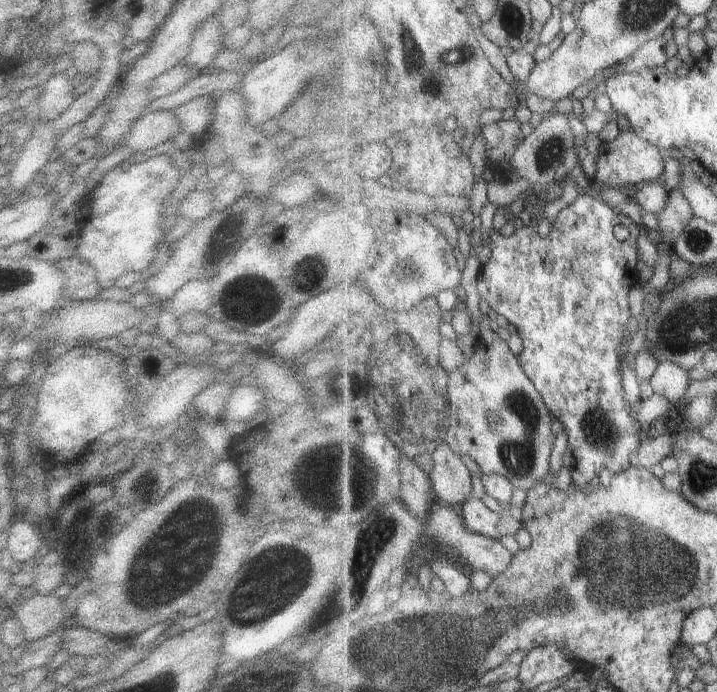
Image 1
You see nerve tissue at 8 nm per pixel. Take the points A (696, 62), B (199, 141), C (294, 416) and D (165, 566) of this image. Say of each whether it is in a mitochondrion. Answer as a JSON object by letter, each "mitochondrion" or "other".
{"A":"other","B":"other","C":"other","D":"mitochondrion"}

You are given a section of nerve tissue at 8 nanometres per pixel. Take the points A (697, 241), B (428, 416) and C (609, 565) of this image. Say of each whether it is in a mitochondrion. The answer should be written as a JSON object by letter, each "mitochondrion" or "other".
{"A":"mitochondrion","B":"mitochondrion","C":"mitochondrion"}

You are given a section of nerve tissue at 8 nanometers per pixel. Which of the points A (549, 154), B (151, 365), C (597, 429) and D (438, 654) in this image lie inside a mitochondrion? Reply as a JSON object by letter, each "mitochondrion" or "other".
{"A":"mitochondrion","B":"other","C":"mitochondrion","D":"mitochondrion"}

